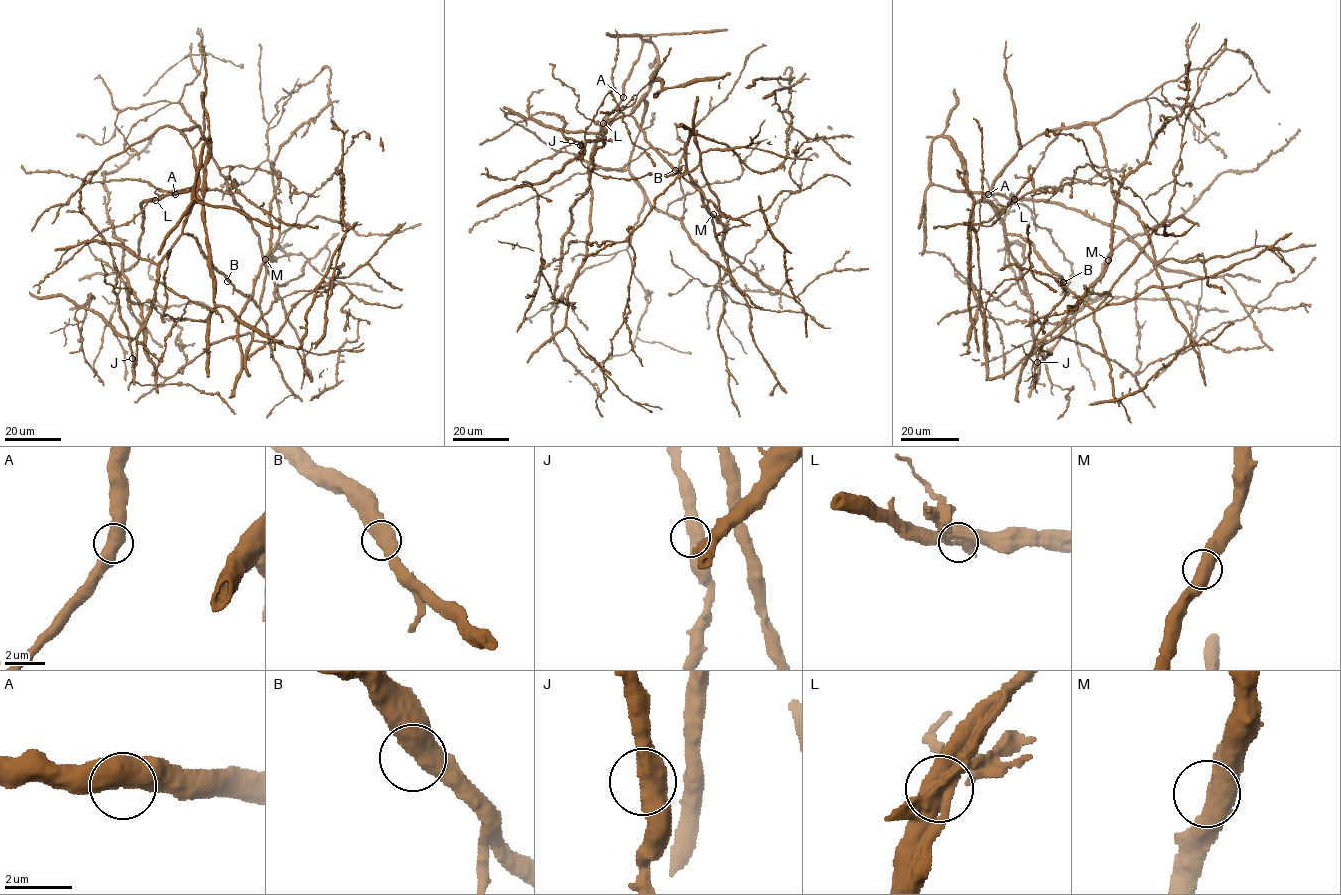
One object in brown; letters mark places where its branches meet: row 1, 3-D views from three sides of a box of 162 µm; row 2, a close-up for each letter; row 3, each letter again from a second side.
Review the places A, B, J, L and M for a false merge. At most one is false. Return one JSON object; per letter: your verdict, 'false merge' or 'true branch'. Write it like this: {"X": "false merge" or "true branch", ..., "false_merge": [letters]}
{"A": "true branch", "B": "true branch", "J": "true branch", "L": "false merge", "M": "true branch", "false_merge": ["L"]}

